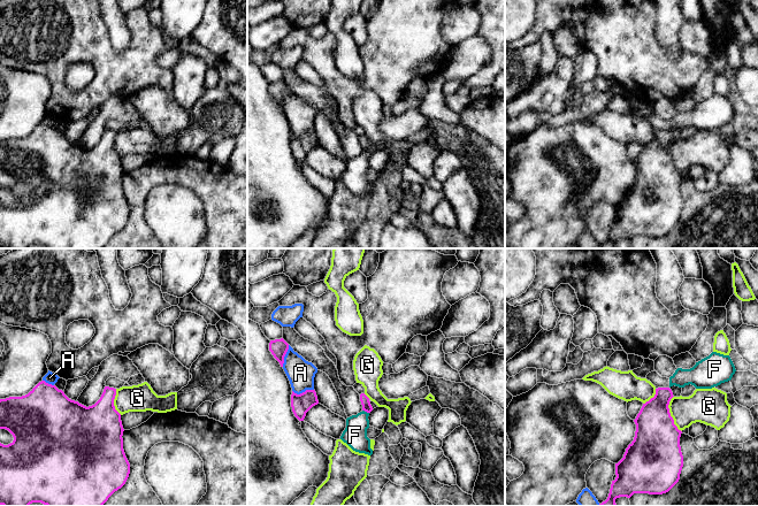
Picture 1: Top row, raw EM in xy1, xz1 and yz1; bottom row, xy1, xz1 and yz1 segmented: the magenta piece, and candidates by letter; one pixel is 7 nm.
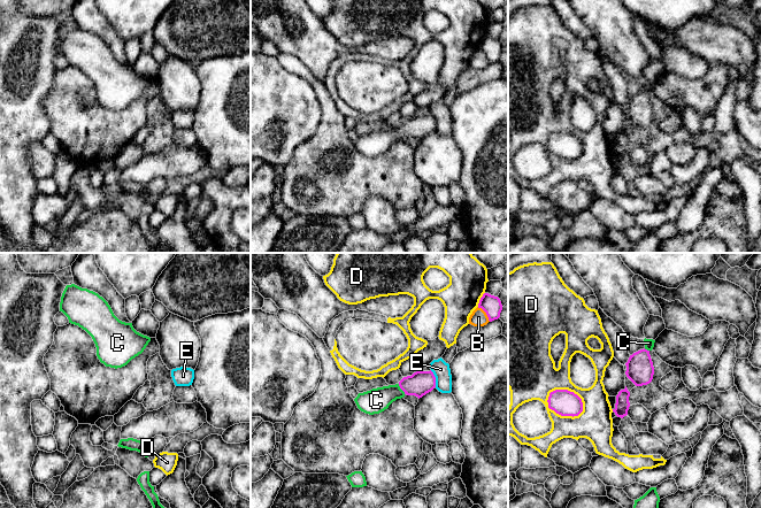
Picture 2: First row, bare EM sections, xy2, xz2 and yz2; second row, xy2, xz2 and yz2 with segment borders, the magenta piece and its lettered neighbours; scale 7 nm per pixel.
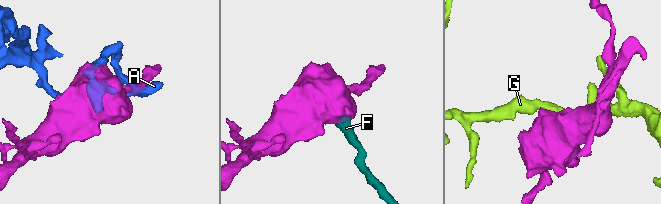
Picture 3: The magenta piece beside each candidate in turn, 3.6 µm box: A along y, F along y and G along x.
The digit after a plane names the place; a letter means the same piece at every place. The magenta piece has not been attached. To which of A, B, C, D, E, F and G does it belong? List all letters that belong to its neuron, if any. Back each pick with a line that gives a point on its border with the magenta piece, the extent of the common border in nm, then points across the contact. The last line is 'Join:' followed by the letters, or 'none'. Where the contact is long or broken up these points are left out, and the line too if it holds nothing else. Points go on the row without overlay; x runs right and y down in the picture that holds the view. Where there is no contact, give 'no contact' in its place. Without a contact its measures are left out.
C: meets magenta in xz2 at (400, 130); contact 90 nm long; runs through xz2 (420, 125), (400, 130), (376, 143)
Join: C

